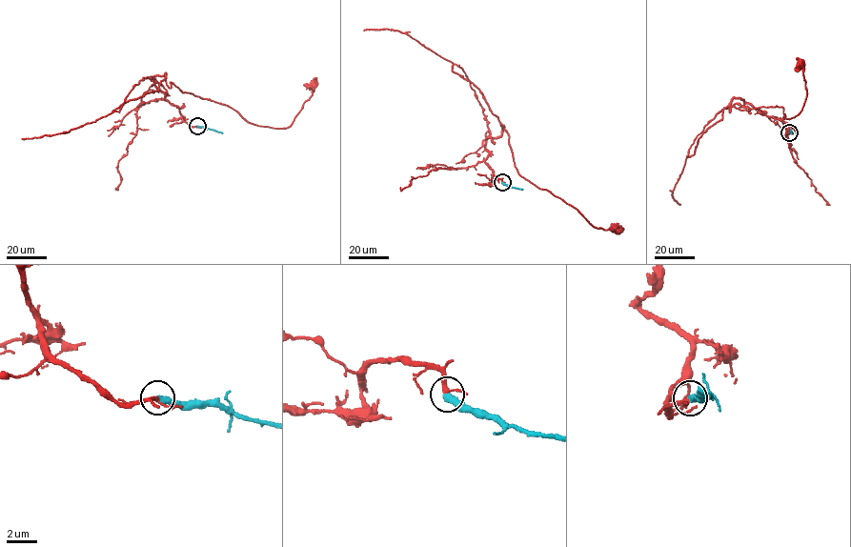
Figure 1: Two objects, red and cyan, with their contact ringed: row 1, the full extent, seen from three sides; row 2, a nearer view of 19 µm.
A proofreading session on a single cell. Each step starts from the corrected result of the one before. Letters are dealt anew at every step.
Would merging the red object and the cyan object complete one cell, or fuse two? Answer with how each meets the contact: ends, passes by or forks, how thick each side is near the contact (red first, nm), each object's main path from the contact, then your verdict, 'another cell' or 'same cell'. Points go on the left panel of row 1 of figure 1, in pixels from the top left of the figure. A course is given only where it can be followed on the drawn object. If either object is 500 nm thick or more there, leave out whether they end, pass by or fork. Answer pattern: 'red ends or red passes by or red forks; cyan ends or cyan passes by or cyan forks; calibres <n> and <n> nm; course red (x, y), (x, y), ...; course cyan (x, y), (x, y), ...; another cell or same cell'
red passes by; cyan ends; calibres 200 and 480 nm; course red (196, 126), (164, 99), (153, 77), (164, 73), (170, 88), (285, 129), (314, 85); course cyan (196, 126), (222, 132); same cell

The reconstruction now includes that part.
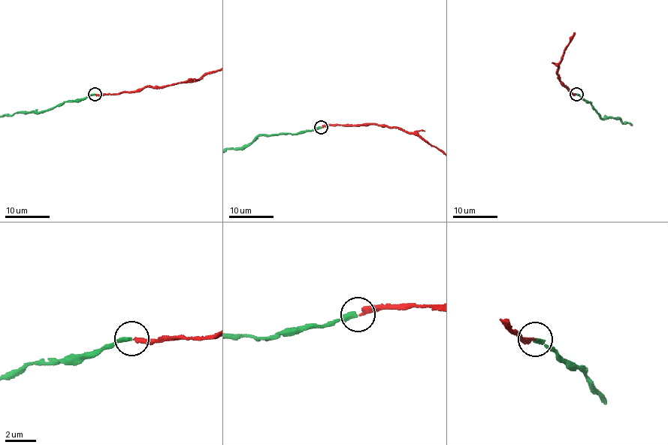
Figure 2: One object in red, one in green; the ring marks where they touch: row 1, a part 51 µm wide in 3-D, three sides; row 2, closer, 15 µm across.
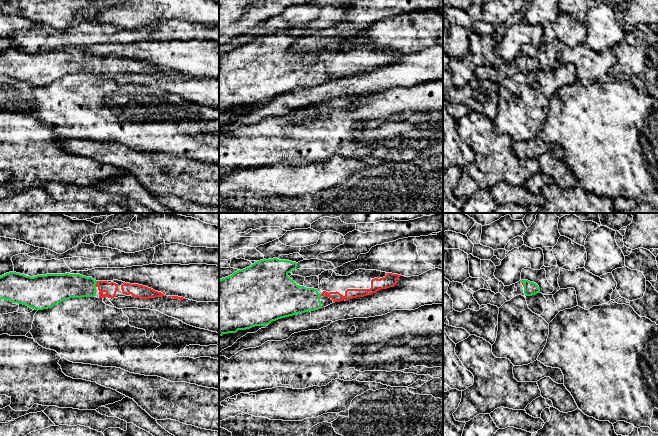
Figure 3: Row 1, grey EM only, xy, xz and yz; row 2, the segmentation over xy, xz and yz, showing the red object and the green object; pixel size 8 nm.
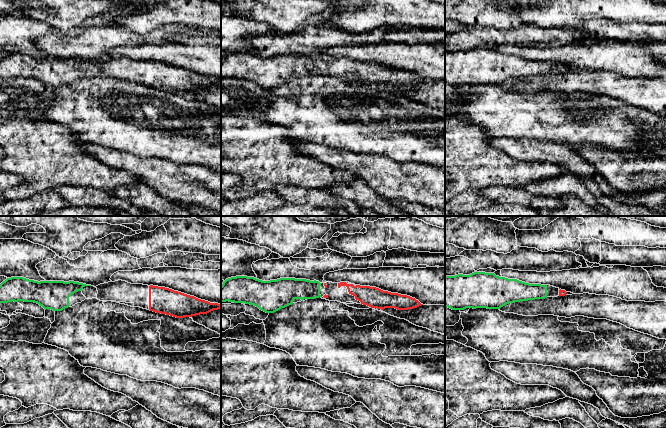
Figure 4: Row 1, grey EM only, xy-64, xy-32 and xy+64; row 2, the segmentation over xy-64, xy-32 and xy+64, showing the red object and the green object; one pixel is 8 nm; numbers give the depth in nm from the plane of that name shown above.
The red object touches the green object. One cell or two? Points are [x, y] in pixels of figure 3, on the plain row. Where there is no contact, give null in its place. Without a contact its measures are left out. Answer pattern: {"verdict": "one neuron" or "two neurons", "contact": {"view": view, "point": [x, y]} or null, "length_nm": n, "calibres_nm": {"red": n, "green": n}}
{"verdict": "one neuron", "contact": {"view": "xy", "point": [96, 60]}, "length_nm": 50, "calibres_nm": {"red": 100, "green": 200}}

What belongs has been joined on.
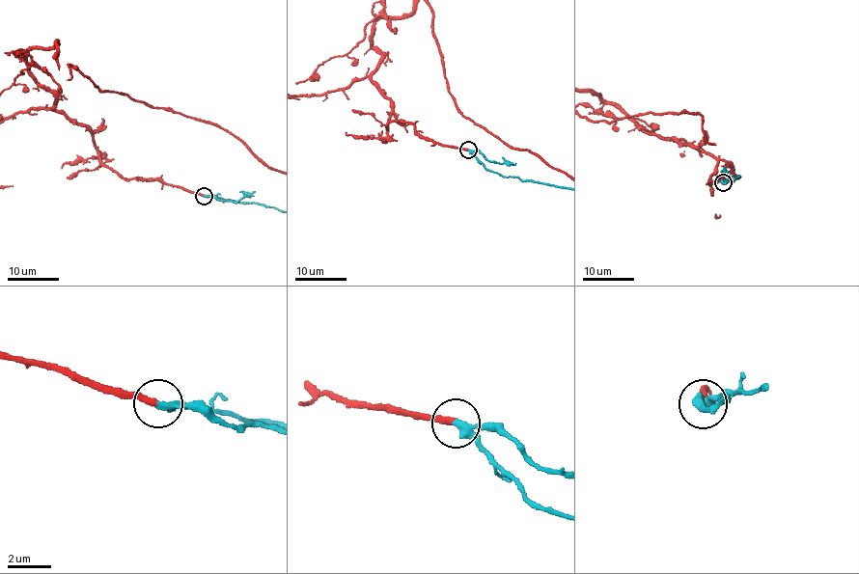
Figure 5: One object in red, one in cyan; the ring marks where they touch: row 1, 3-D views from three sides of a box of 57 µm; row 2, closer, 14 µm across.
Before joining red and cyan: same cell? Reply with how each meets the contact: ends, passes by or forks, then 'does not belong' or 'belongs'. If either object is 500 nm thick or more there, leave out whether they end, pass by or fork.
red ends | cyan ends | belongs

